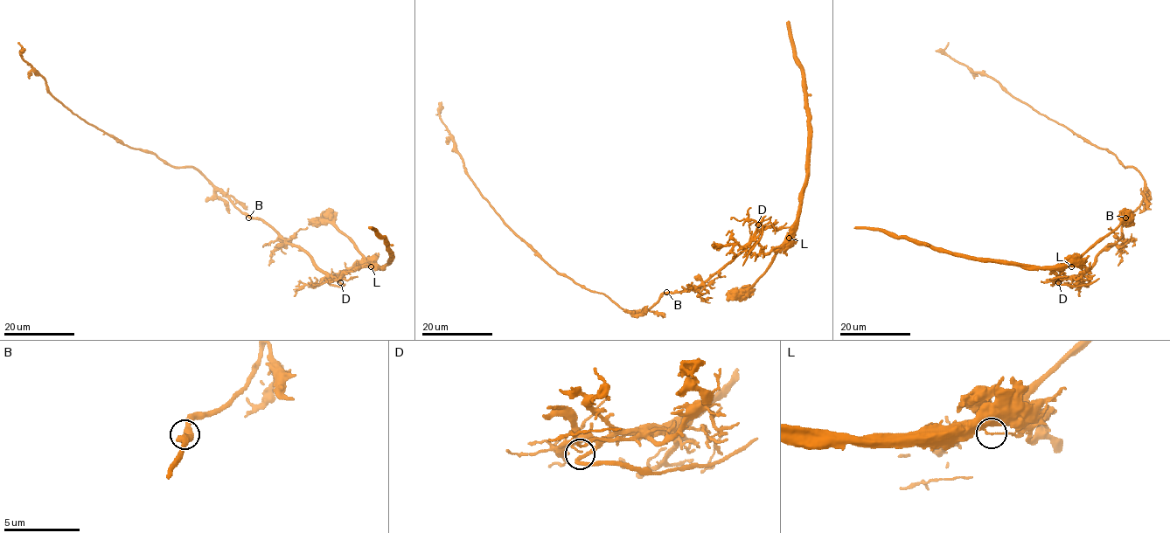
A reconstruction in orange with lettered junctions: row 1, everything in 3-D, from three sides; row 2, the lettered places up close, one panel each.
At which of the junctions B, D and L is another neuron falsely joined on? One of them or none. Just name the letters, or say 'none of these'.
L

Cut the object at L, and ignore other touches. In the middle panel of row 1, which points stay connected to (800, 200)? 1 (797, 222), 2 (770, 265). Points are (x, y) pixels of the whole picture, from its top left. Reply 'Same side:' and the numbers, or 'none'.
Same side: 1, 2

